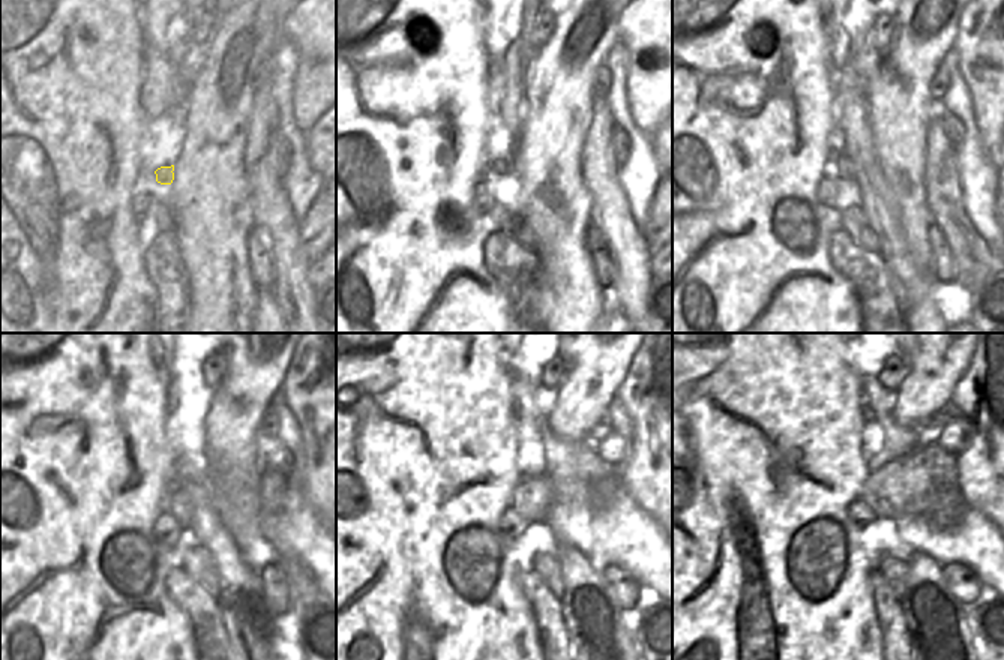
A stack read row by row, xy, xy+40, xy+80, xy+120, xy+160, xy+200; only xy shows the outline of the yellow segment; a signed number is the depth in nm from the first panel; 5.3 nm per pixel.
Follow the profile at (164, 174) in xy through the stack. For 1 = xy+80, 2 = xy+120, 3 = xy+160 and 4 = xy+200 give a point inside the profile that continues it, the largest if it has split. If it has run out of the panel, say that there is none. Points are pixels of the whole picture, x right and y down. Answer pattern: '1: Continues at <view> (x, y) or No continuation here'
1: Continues at xy+80 (839, 165)
2: Continues at xy+120 (177, 503)
3: Continues at xy+160 (575, 474)
4: Continues at xy+200 (922, 482).

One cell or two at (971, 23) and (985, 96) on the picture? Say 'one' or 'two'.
one

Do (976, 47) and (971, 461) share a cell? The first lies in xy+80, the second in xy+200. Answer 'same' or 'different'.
same

